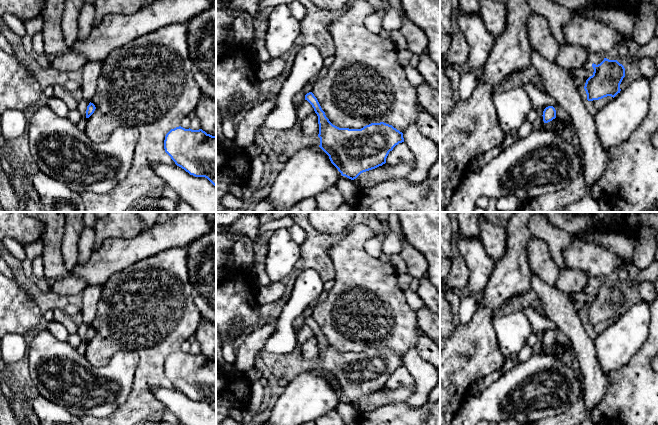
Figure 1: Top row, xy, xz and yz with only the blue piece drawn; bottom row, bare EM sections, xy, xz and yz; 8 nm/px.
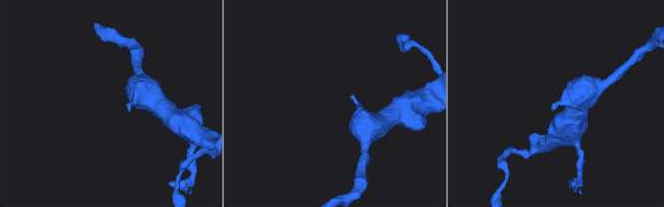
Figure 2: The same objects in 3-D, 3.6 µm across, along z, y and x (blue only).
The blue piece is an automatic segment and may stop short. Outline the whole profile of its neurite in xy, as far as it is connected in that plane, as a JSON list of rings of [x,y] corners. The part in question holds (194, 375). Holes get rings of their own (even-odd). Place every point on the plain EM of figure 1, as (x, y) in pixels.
[[[179,350],[166,358],[164,373],[177,390],[190,399],[207,402],[216,410],[216,360],[207,358],[202,353],[192,354]]]

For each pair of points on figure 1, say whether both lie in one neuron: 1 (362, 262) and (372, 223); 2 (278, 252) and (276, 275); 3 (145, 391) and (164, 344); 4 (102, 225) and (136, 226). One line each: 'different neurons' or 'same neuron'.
1: different neurons
2: same neuron
3: same neuron
4: same neuron

